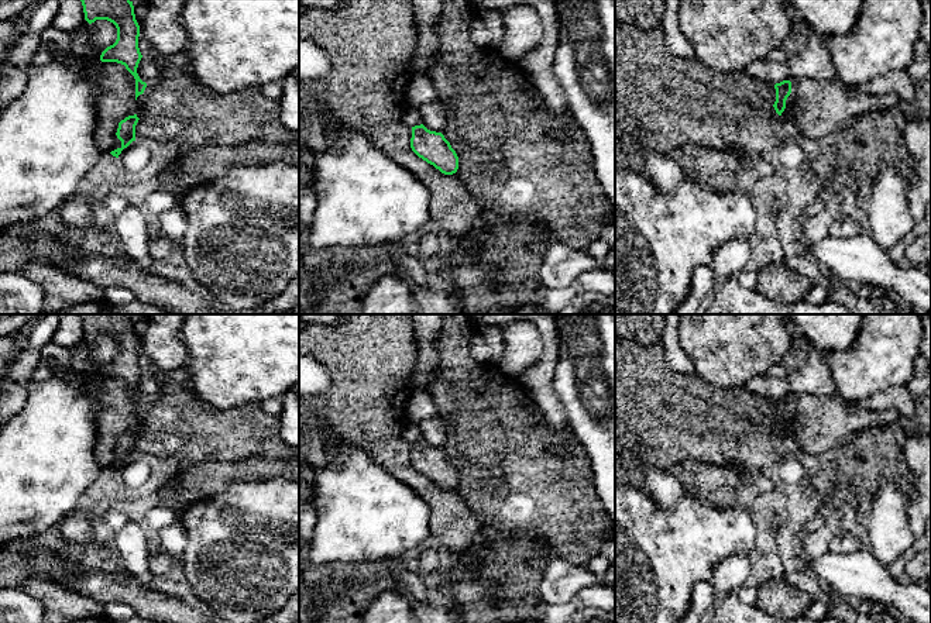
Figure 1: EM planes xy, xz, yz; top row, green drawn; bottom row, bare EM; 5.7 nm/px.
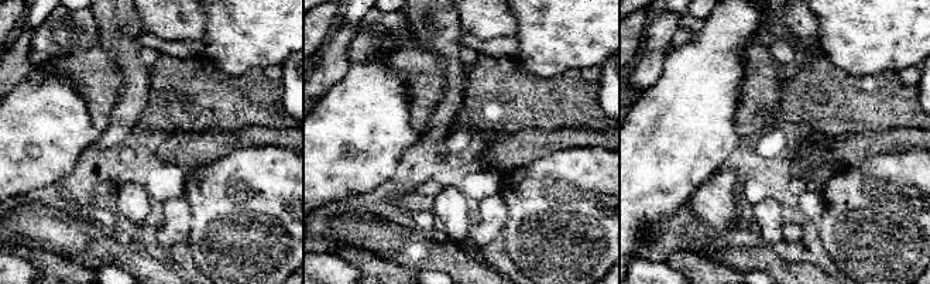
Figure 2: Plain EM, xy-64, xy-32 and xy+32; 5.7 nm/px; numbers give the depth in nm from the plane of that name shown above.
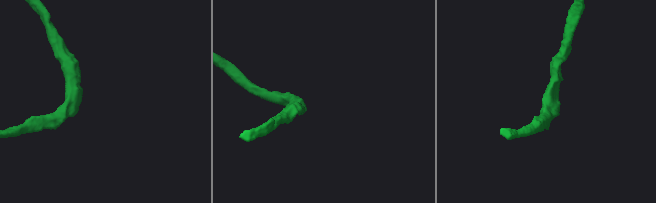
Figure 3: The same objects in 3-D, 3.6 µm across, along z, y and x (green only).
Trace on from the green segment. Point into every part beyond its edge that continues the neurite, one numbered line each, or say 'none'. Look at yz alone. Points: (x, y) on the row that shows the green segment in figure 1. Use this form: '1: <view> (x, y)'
none

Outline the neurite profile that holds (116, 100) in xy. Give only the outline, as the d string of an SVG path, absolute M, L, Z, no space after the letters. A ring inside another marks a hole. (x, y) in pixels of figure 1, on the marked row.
M95 63L89 72L99 87L95 142L102 152L111 152L121 148L116 135L118 123L134 114L140 118L144 93L135 96L135 79L121 63Z

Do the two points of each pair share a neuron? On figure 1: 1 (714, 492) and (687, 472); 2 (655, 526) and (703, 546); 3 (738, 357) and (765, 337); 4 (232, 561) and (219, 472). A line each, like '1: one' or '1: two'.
1: one
2: one
3: one
4: two

